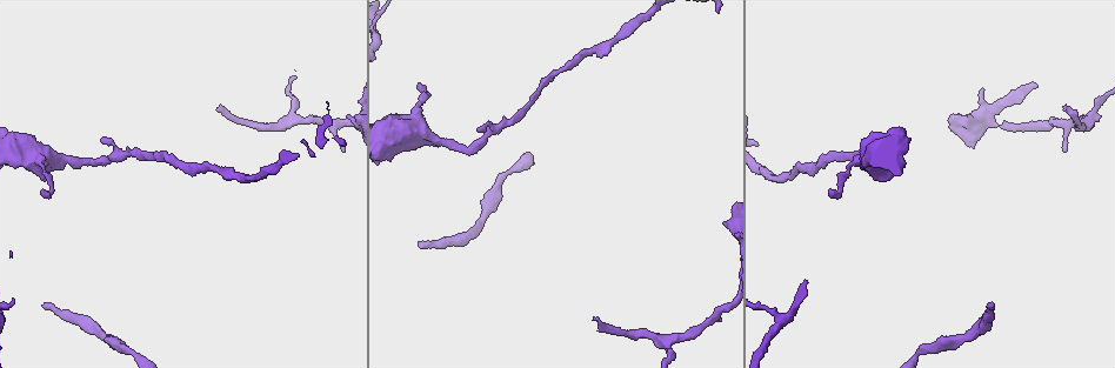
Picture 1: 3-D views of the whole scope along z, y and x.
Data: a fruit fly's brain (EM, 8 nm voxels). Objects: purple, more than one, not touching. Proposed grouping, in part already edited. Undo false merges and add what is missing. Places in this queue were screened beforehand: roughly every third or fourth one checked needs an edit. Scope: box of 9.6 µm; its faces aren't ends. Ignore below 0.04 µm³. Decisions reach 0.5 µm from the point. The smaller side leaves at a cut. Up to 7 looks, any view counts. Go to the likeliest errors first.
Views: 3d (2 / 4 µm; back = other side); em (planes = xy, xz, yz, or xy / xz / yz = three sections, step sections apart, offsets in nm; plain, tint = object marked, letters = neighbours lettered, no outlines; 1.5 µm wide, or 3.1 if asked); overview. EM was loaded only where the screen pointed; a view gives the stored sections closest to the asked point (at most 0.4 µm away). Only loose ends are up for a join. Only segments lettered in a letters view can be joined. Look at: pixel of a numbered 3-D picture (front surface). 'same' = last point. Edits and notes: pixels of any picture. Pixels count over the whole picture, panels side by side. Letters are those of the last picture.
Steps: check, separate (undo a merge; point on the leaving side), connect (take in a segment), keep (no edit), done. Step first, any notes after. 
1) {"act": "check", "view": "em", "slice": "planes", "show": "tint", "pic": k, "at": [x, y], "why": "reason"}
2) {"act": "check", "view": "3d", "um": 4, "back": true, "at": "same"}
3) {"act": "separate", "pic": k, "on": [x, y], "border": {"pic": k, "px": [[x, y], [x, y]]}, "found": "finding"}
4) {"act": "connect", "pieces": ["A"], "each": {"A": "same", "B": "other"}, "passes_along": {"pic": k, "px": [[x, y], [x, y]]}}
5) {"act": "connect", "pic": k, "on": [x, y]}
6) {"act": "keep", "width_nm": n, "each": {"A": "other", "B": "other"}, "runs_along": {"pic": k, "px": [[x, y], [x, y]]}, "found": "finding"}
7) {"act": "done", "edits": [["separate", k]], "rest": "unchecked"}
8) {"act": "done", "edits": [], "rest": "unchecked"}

{"act": "check", "view": "em", "slice": "planes", "show": "letters", "pic": 1, "at": [216, 110], "why": "thin end"}

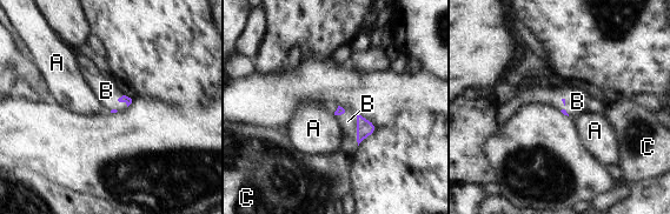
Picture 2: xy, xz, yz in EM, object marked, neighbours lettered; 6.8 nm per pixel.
{"act": "connect", "pieces": ["B"], "each": {"A": "other", "B": "same", "C": "other"}, "passes_along": {"pic": 2, "px": [[364, 127], [357, 129], [347, 121]]}, "found": "the neuron continues"}

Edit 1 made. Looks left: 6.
{"act": "check", "view": "overview", "why": "redraw"}

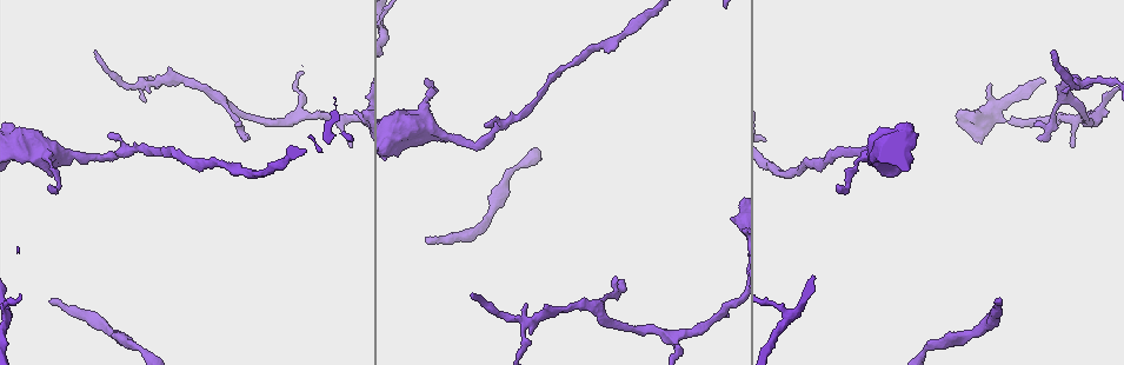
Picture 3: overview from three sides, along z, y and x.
{"act": "check", "view": "em", "slice": "xz", "step": 8, "show": "tint", "pic": 3, "at": [1001, 300], "why": "branch stops here"}

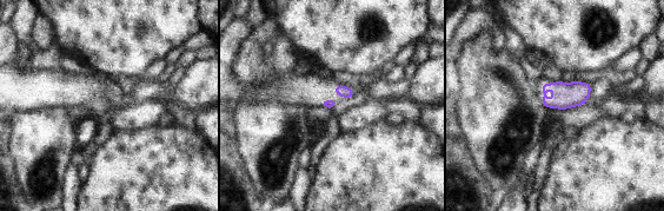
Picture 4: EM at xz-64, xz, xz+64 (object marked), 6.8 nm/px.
{"act": "check", "view": "em", "slice": "planes", "show": "letters", "at": "same", "why": "another direction"}

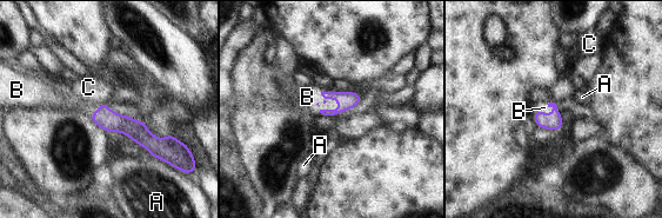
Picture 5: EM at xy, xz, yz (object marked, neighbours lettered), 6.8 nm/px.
{"act": "connect", "pieces": ["B"], "each": {"A": "other", "B": "same", "C": "other"}, "passes_along": {"pic": 5, "px": [[347, 100], [335, 98], [307, 97]]}, "found": "the neuron continues"}

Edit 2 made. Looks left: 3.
{"act": "done", "edits": [["connect", 2], ["connect", 5]], "rest": "unchecked"}

